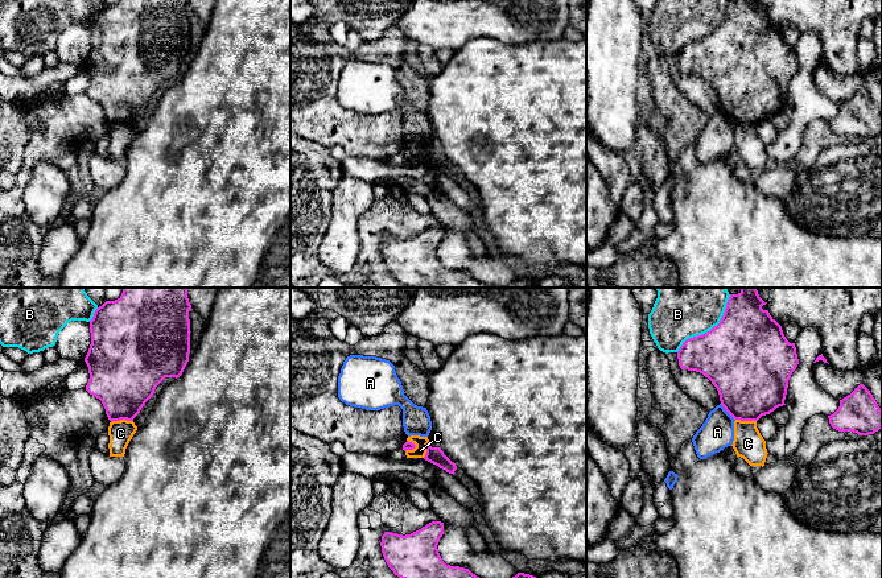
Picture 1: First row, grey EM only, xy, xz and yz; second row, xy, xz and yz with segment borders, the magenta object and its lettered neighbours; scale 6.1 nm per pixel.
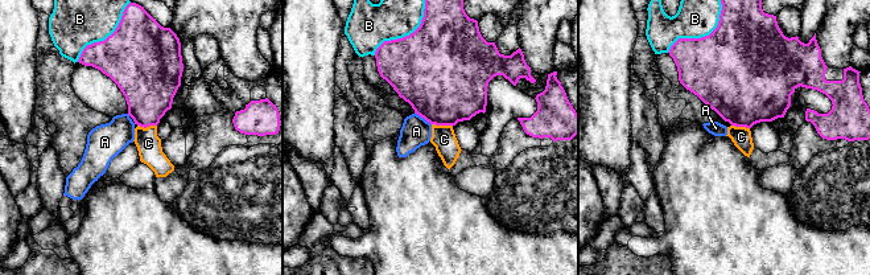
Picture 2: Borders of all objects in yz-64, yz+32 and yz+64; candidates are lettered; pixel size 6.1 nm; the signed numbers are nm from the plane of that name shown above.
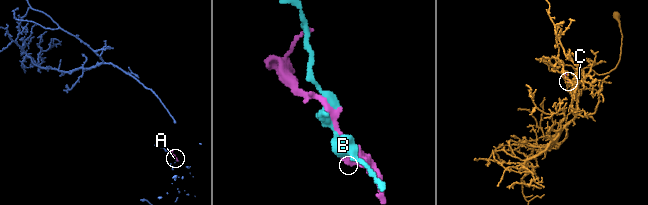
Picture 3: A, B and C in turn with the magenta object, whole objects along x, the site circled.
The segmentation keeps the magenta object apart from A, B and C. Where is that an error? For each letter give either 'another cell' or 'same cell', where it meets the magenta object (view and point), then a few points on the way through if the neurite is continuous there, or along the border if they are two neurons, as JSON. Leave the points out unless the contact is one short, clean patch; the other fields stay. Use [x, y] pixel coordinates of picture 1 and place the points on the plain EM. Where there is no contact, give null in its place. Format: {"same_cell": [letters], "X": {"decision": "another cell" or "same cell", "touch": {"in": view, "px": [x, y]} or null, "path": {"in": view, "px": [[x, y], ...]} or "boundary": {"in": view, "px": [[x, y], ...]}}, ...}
{"same_cell": [], "A": {"decision": "another cell", "touch": {"in": "yz", "px": [726, 115]}, "boundary": {"in": "yz", "px": [[720, 108], [734, 124]]}}, "B": {"decision": "another cell", "touch": {"in": "yz", "px": [711, 34]}}, "C": {"decision": "another cell", "touch": {"in": "xy", "px": [122, 123]}, "boundary": {"in": "xy", "px": [[132, 124], [114, 124], [111, 127]]}}}

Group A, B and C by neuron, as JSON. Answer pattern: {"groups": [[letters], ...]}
{"groups": [["A"], ["B"], ["C"]]}

